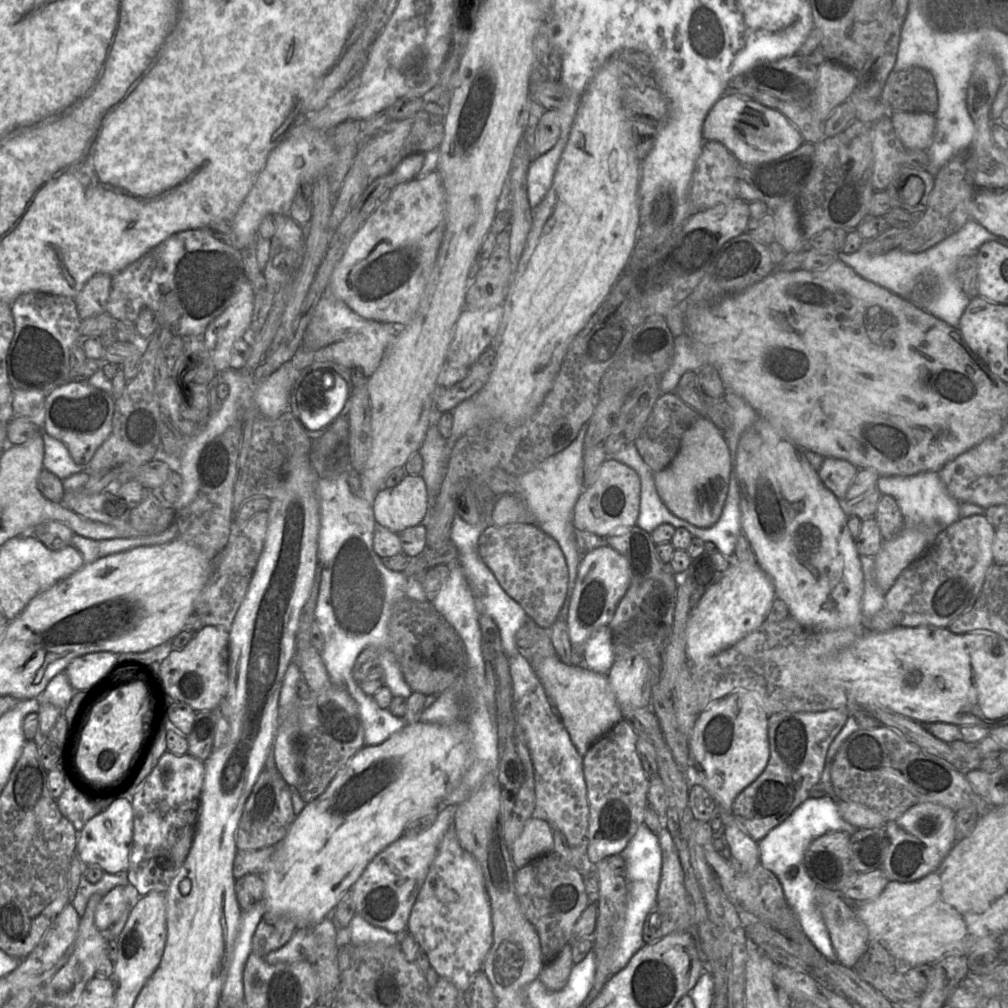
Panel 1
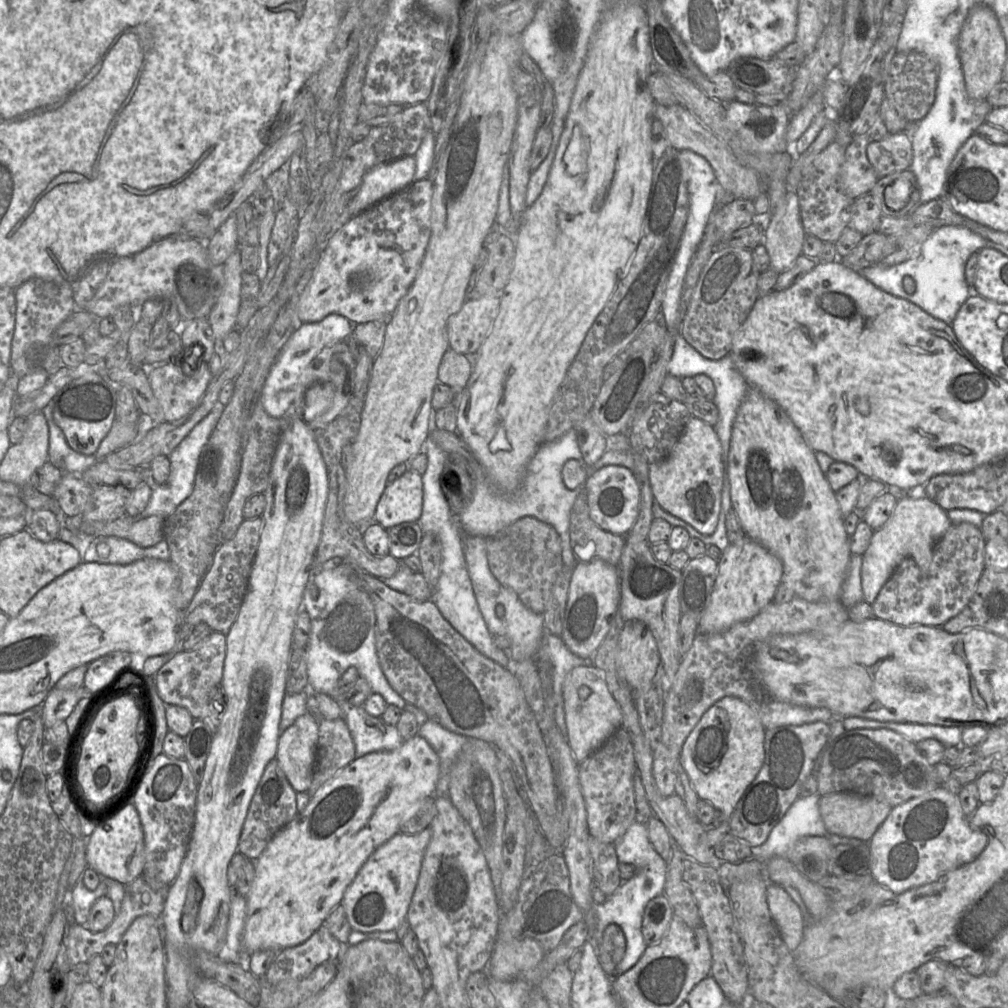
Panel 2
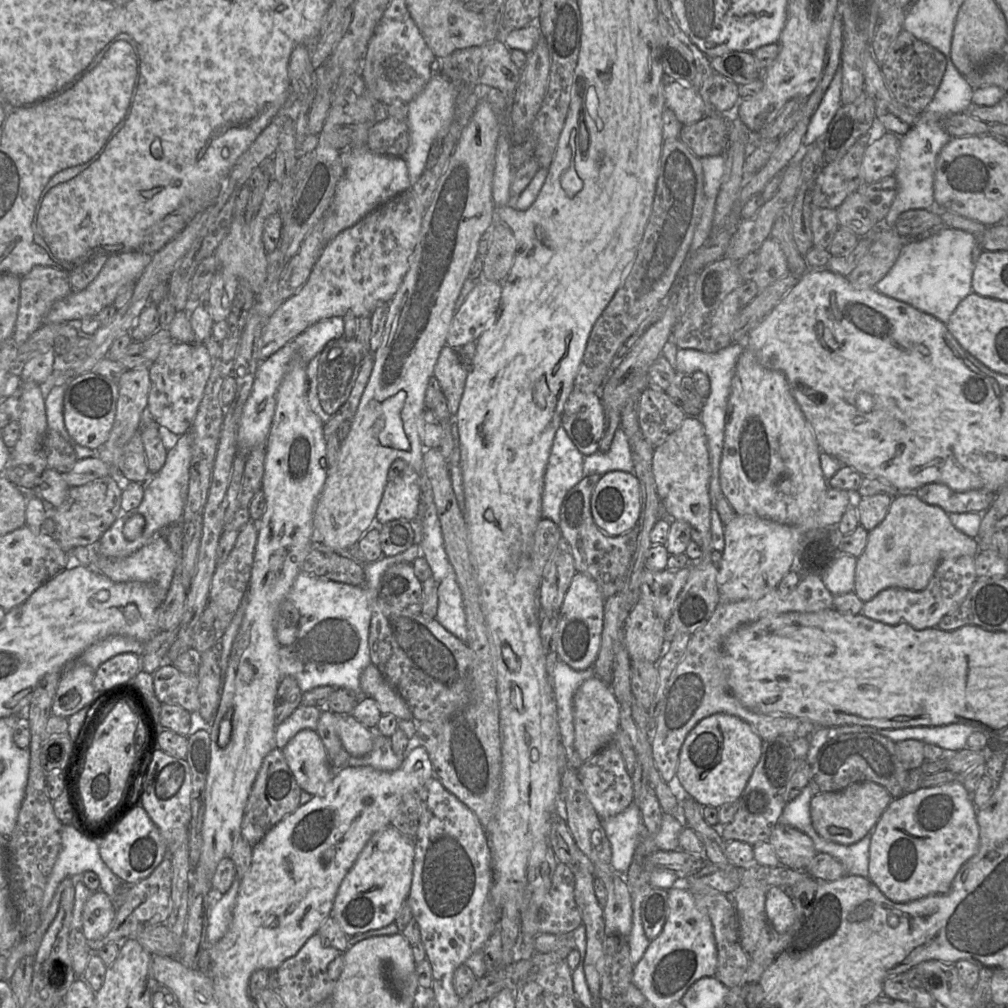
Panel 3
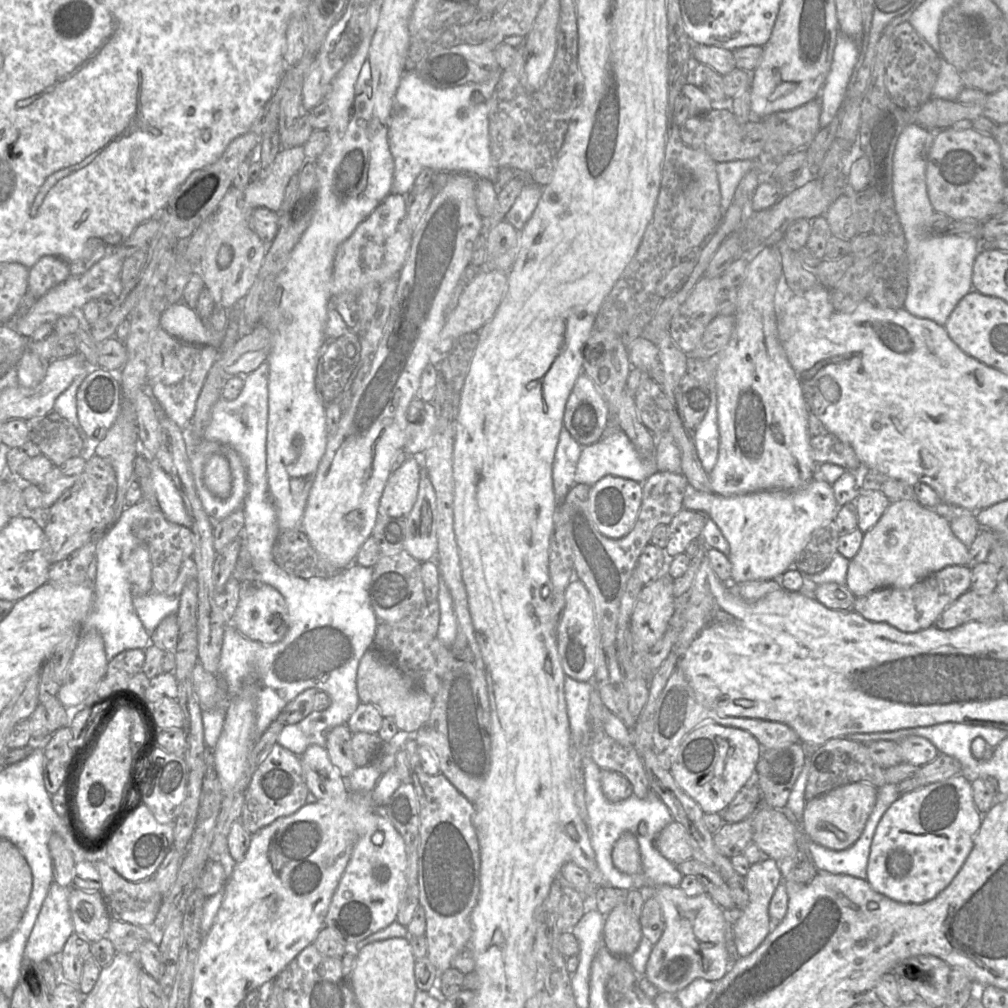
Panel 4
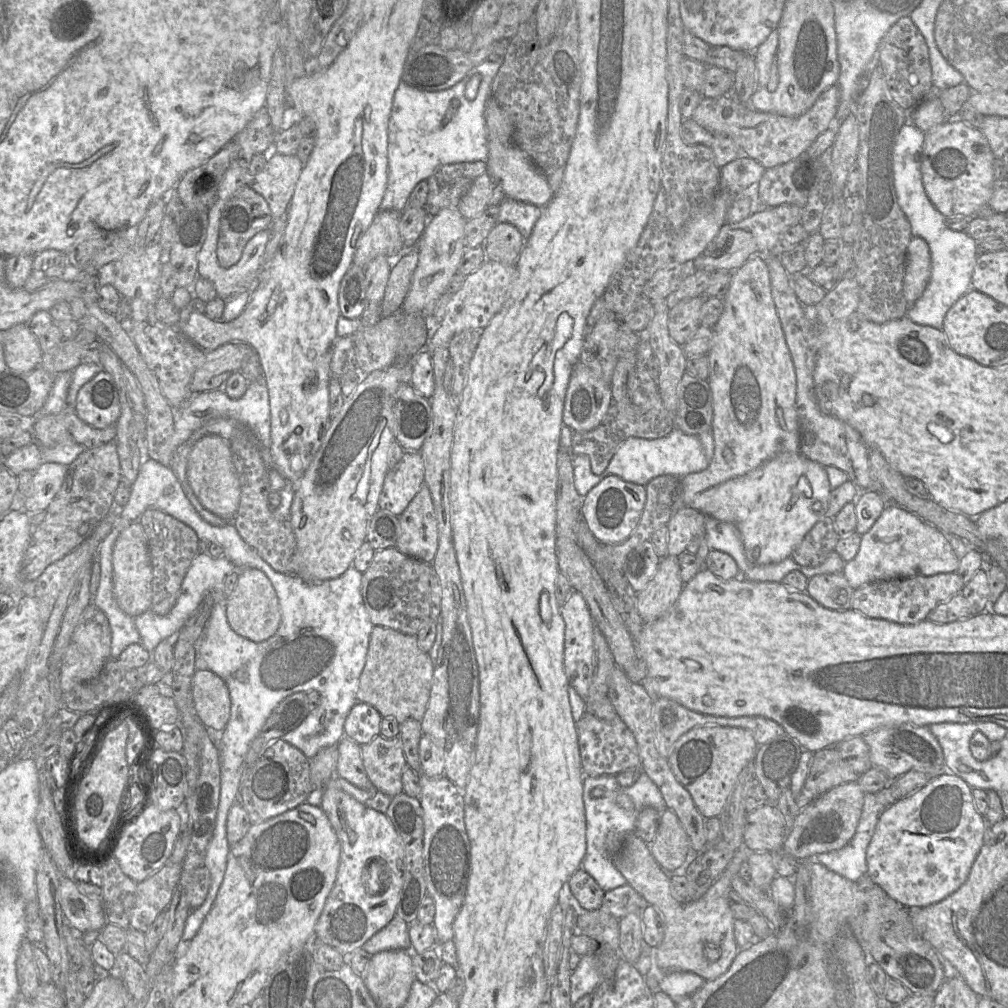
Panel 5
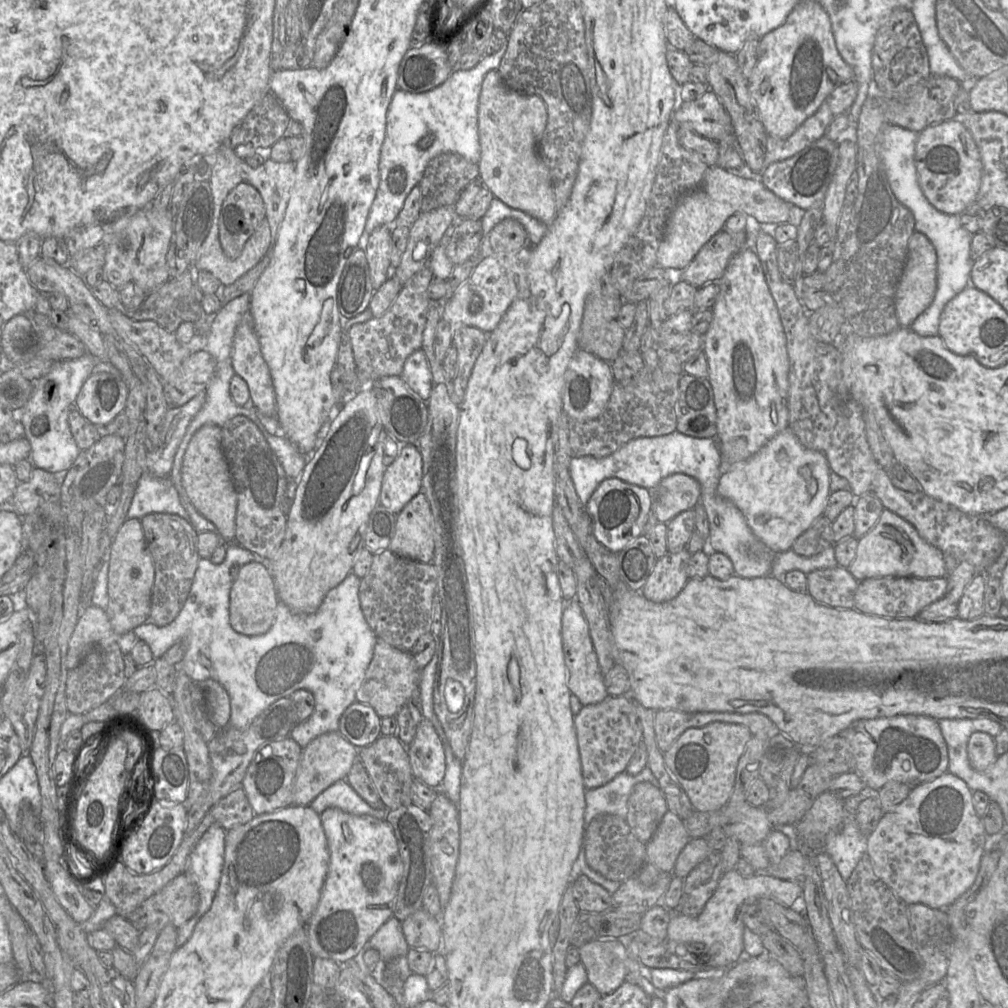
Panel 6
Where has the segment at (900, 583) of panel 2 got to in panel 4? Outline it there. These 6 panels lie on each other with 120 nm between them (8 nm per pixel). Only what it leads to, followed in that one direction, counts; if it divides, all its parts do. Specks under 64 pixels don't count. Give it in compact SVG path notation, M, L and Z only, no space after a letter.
M966 565L947 566L909 588L881 588L857 597L853 610L869 621L887 623L902 632L915 633L934 626L941 613L971 588L971 574L972 569Z

